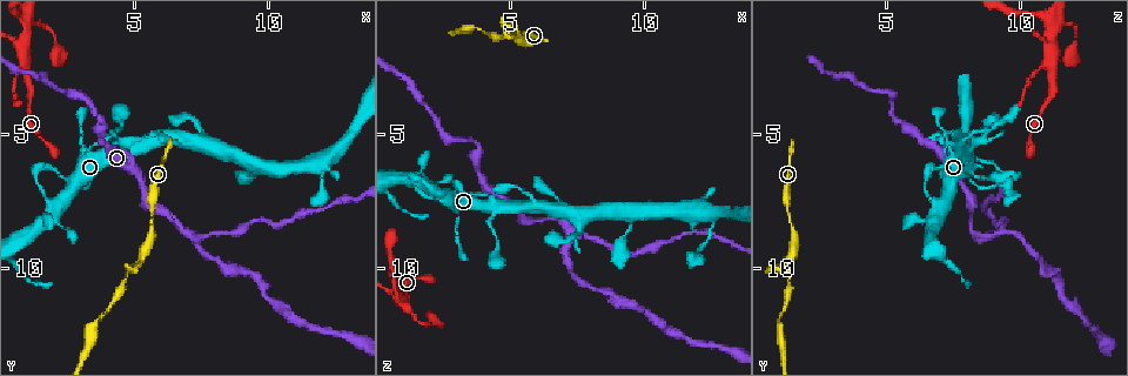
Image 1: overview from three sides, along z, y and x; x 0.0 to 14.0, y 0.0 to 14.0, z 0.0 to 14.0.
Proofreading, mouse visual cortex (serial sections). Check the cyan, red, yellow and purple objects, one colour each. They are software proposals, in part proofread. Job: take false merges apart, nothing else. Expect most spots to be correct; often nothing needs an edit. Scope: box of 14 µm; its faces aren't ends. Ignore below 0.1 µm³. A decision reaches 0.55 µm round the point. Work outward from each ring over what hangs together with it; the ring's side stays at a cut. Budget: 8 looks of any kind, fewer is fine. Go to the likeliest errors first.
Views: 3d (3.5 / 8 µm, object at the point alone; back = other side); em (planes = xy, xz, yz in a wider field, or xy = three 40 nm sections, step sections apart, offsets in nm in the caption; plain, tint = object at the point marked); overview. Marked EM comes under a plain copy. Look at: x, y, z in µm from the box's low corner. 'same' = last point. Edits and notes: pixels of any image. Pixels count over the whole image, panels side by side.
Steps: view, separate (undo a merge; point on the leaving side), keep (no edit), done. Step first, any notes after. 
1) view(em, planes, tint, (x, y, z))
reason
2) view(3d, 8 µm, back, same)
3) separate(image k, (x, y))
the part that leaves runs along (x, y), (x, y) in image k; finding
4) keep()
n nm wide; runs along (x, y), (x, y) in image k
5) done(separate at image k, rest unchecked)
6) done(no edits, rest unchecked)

view(3d, 8 µm, (1.0, 0.9, 11.2))
four-way junction

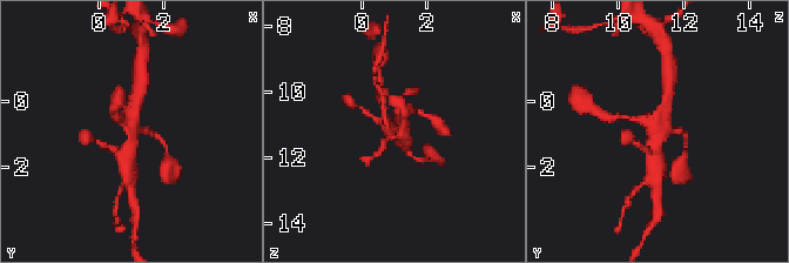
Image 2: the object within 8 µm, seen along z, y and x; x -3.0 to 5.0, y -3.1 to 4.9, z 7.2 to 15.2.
view(3d, 3.5 µm, (1.0, 1.0, 11.2))
zoom in

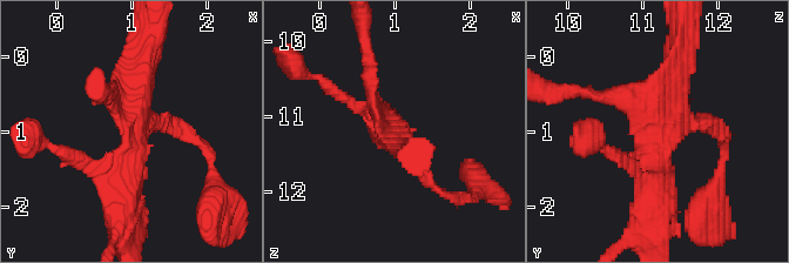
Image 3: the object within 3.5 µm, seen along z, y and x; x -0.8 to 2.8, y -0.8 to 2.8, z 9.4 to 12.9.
keep()
runs along (655, 209), (659, 126), (601, 94) in image 3; one cell here

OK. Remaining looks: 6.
view(3d, 3.5 µm, (4.7, 10.3, 1.3))
narrows sharply

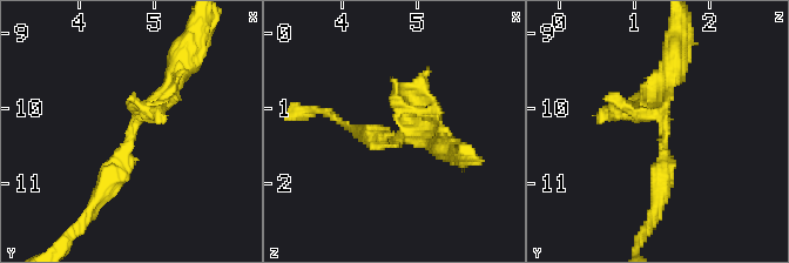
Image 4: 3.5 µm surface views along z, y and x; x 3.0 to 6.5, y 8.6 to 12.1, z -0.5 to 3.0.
view(em, xy, step 5, tint, (4.75, 10.35, 1.40))
arms of 200, 300 nm; now the EM

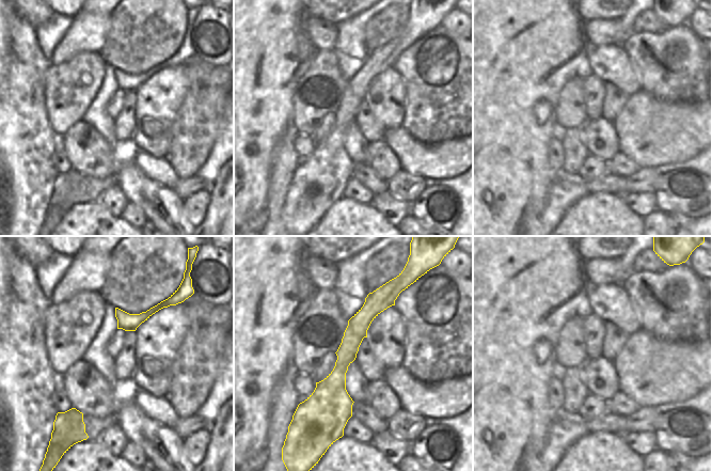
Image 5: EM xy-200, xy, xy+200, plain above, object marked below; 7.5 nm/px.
keep()
runs along (180, 69), (136, 120), (126, 160), (94, 203) in image 4; one cell here

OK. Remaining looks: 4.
view(3d, 8 µm, (7.3, 8.9, 8.7))
a fork

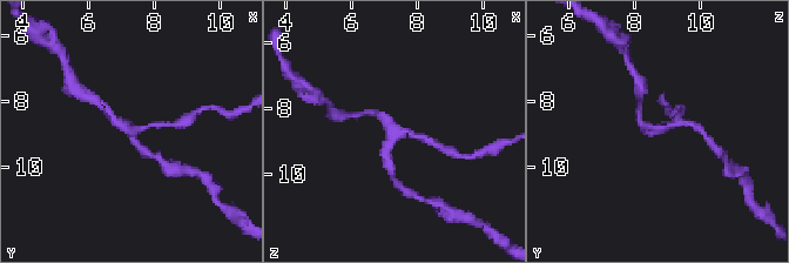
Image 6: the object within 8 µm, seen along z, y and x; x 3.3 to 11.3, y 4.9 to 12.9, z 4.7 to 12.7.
view(em, xy, step 1, tint, (7.4, 8.8, 8.7))
3 arms; arms of 200, 200, 200 nm

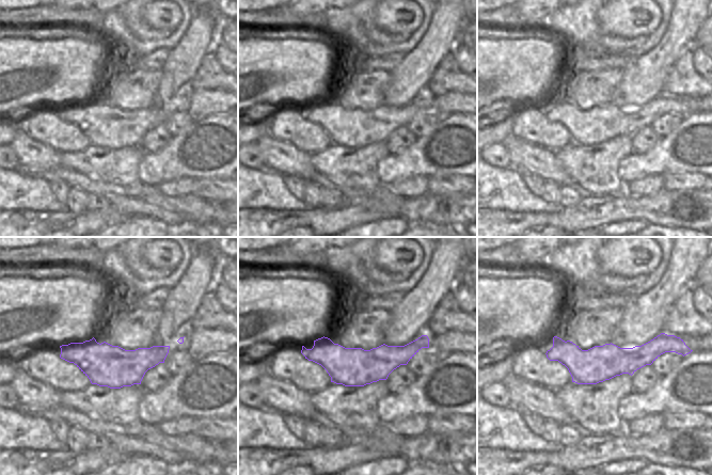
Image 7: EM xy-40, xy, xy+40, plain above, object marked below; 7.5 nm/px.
keep()
runs along (375, 112), (395, 130), (386, 161) in image 6; continuous, no second cell

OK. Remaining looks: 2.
done(no edits, rest unchecked)

